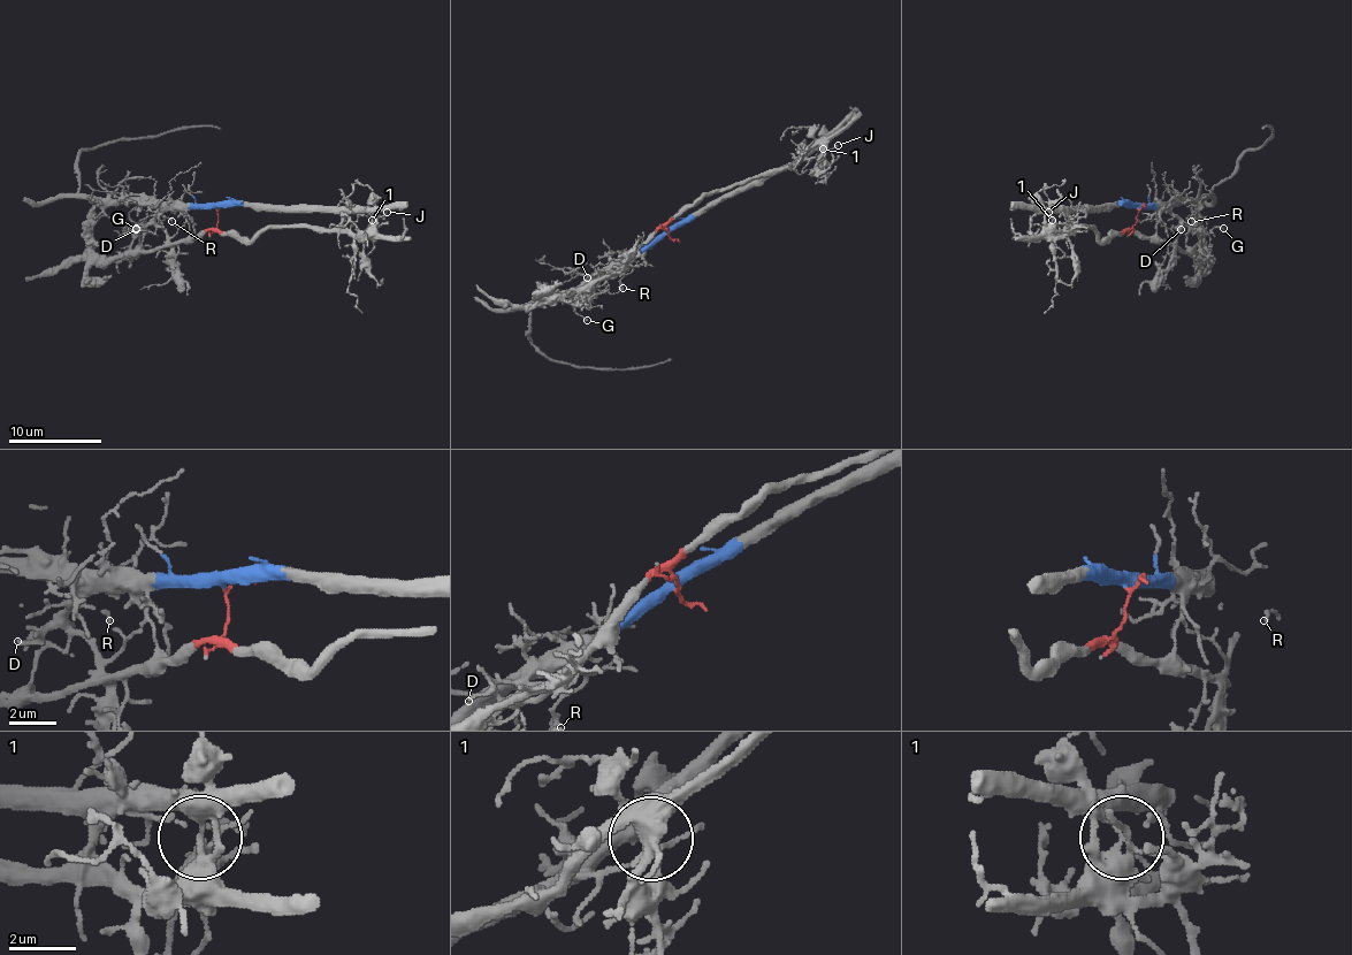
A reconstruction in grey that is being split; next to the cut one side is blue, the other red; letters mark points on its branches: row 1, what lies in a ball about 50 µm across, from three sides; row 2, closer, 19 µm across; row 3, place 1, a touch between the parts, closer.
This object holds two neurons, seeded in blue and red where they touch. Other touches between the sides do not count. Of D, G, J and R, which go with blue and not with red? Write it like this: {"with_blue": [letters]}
{"with_blue": ["D", "G", "J", "R"]}

